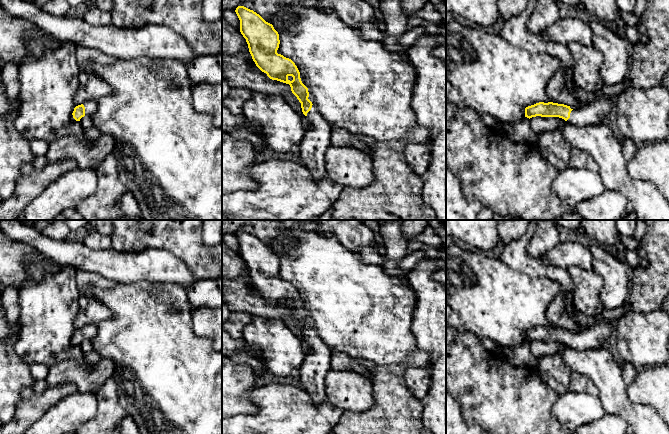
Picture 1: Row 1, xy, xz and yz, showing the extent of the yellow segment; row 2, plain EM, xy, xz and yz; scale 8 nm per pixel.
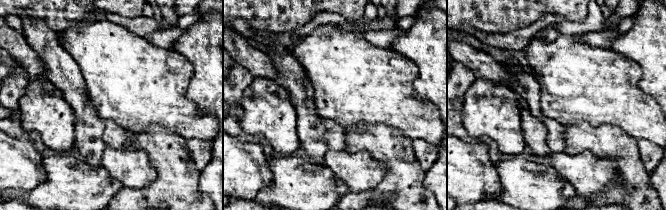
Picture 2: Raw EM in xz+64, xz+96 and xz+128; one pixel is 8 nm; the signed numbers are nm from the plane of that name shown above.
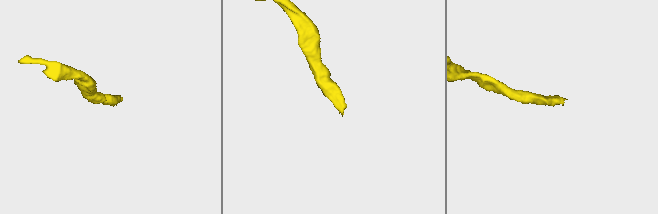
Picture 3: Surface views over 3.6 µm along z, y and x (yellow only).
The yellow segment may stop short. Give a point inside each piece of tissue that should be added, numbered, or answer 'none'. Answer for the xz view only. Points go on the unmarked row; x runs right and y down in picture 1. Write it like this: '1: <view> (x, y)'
1: xz (316, 363)

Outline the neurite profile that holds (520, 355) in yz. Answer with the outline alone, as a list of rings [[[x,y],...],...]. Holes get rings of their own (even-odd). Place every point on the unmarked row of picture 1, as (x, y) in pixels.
[[[527,341],[517,346],[502,348],[502,356],[512,365],[519,367],[536,368],[539,362],[539,356],[532,354]]]

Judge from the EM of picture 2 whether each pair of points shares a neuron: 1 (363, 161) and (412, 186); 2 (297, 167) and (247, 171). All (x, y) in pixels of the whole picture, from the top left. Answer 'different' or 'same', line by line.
1: different
2: different

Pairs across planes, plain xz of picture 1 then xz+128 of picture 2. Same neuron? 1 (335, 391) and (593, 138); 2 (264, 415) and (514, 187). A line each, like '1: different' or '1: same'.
1: different
2: same

